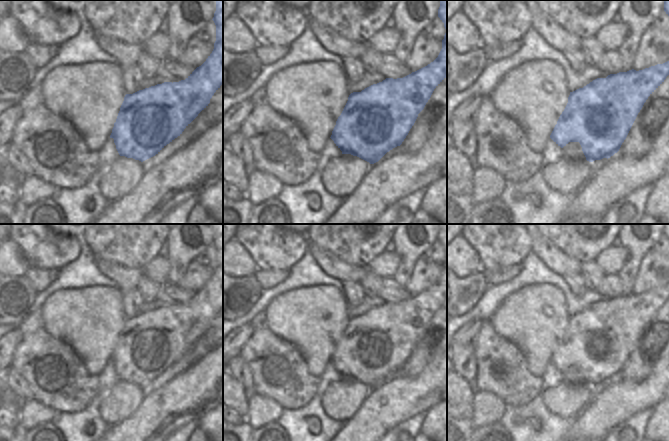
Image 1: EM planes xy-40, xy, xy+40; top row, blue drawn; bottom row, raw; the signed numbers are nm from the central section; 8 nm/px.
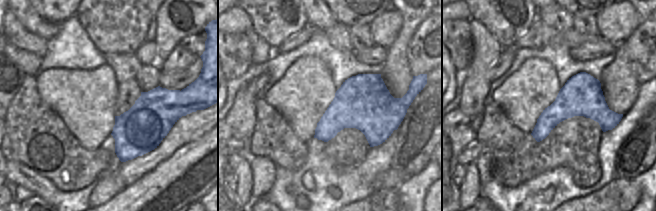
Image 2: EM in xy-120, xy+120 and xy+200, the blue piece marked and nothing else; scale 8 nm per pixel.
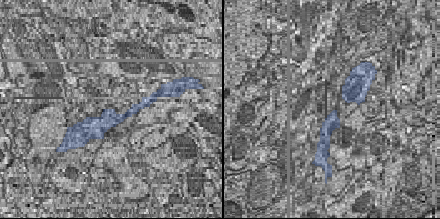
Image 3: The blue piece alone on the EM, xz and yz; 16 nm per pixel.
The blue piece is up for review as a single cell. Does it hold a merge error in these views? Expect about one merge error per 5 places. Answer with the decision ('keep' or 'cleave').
cleave

